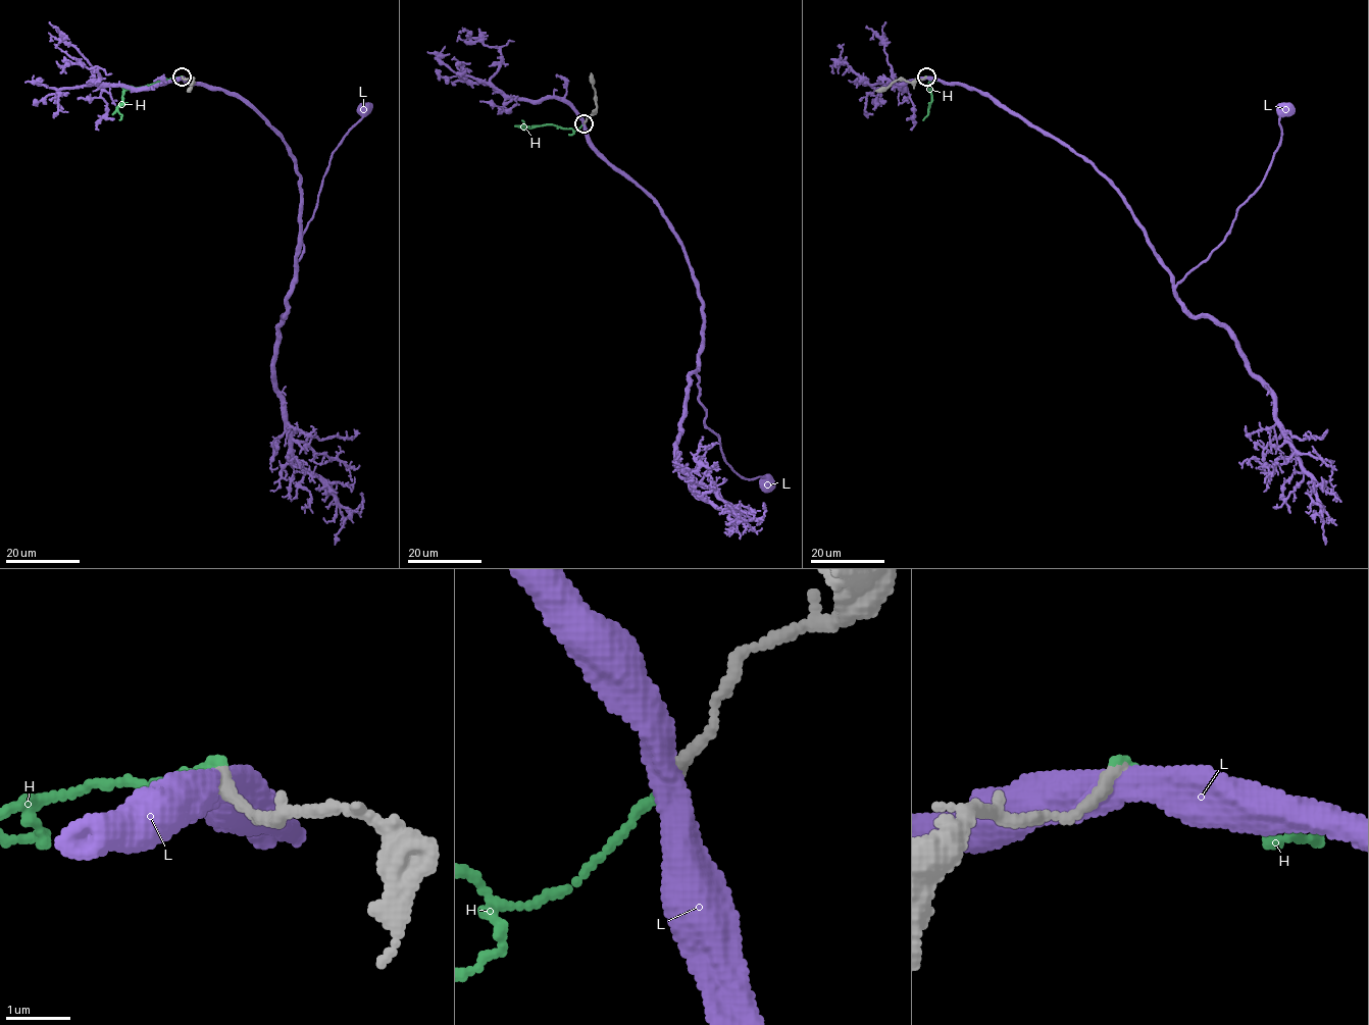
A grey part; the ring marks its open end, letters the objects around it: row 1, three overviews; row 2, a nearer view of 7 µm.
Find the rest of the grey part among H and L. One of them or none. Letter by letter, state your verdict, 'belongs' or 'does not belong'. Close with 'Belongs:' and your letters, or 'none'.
H: does not belong
L: does not belong
Belongs: none

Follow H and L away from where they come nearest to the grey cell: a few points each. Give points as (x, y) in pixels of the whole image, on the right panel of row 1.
H: (925, 77), (932, 79), (927, 84), (931, 102), (922, 120)
L: (925, 78), (989, 93), (1082, 155), (1121, 194), (1175, 286), (1223, 241), (1261, 184), (1279, 143), (1284, 109)

